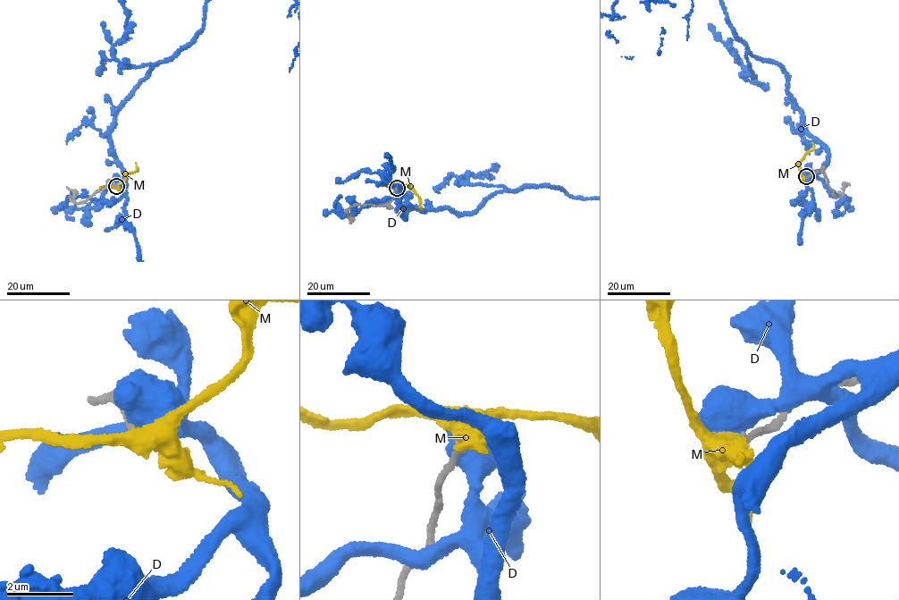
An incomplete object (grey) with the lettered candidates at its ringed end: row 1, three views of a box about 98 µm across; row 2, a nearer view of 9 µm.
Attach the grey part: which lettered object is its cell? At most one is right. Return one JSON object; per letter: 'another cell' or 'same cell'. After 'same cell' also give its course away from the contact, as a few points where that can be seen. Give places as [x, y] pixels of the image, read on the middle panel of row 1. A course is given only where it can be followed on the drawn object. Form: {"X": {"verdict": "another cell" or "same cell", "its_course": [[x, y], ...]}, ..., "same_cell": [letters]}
{"D": {"verdict": "another cell"}, "M": {"verdict": "same cell"}, "same_cell": ["M"]}

